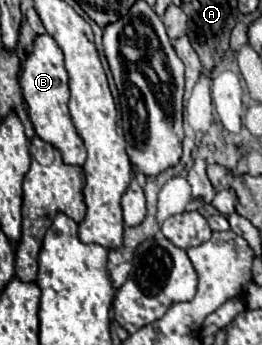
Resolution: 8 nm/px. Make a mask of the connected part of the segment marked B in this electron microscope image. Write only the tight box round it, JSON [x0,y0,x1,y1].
[20,34,86,166]

